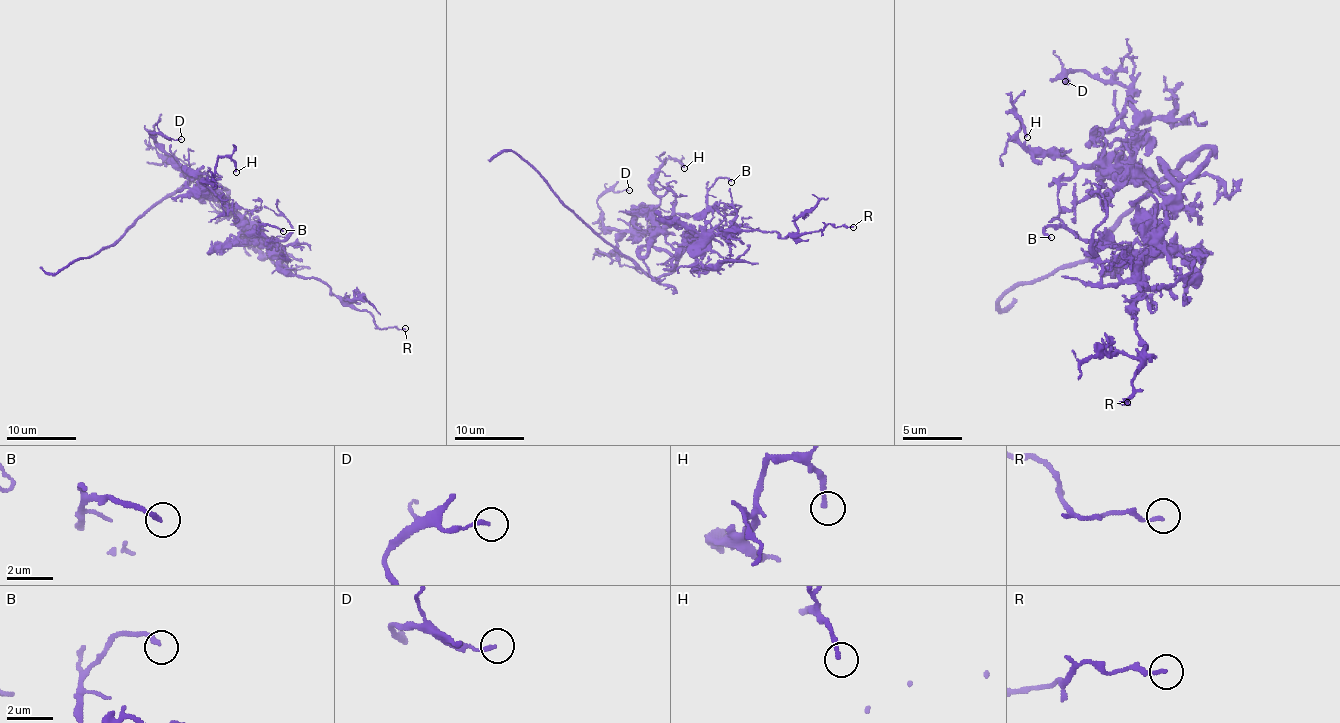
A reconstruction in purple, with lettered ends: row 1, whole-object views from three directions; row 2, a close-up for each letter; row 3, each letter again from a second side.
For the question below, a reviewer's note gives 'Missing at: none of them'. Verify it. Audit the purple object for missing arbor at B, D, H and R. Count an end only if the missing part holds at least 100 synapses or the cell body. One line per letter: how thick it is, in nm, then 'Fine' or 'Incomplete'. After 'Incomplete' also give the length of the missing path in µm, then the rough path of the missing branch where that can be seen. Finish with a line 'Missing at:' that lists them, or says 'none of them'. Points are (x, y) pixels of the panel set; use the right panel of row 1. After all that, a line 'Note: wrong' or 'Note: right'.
B: Thickness 190 nm. Fine
D: Thickness 160 nm. Fine
H: Thickness 170 nm. Fine
R: Thickness 140 nm. Fine
Missing at: none of them
Note: right

